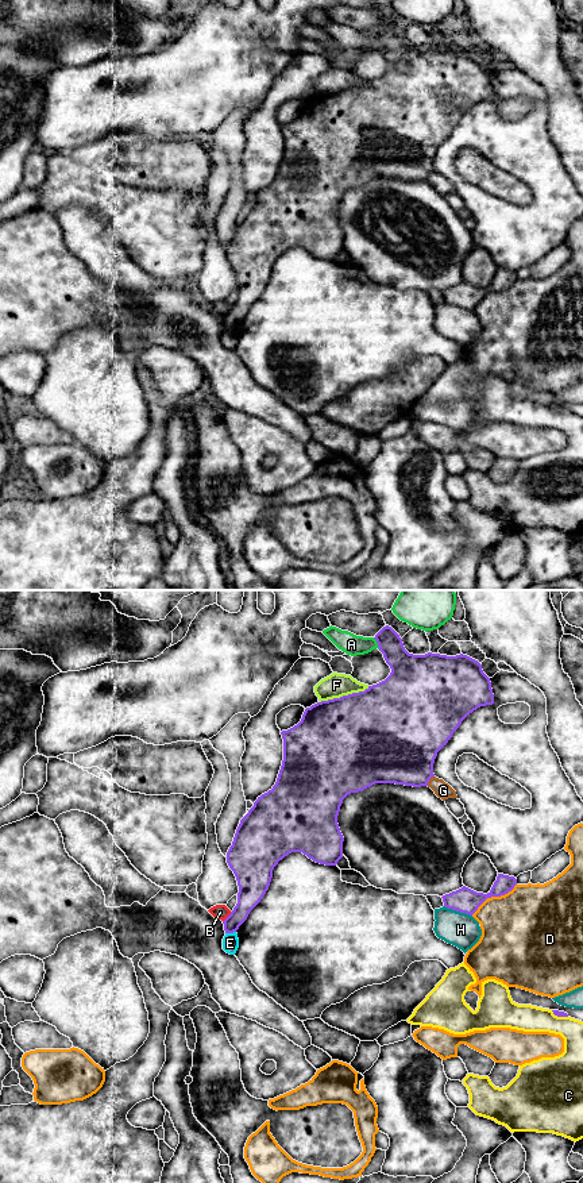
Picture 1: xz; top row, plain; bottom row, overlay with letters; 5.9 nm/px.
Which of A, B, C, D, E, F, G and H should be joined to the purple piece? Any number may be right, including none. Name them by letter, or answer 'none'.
none

